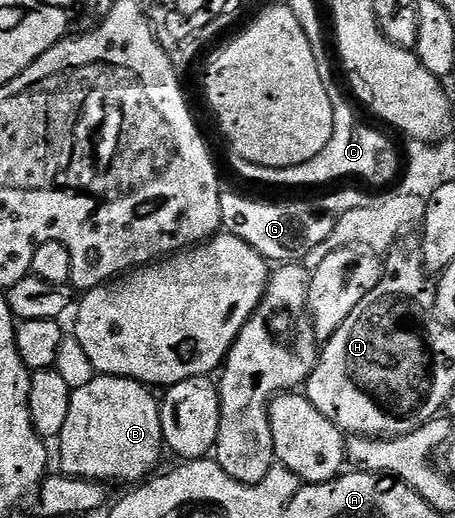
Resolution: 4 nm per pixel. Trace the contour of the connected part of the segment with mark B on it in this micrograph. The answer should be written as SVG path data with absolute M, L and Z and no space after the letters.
M98 375L90 383L86 383L86 387L73 389L72 398L70 399L70 412L66 414L66 423L62 427L58 438L58 444L60 444L60 465L64 468L61 470L69 477L81 477L87 481L99 481L101 483L113 483L112 481L143 482L153 472L151 469L159 463L160 452L165 452L166 449L164 436L162 435L162 423L158 416L160 412L160 401L157 398L152 398L152 393L153 390L141 382L132 381L128 377L109 377L107 375Z

